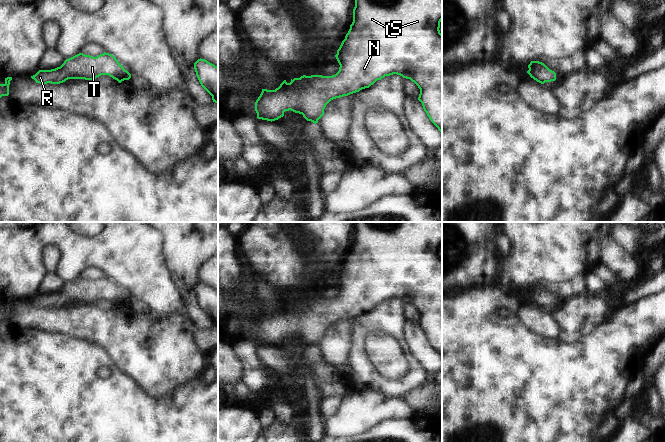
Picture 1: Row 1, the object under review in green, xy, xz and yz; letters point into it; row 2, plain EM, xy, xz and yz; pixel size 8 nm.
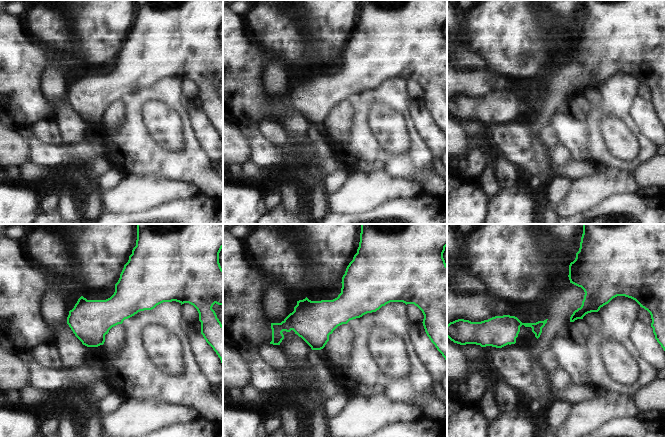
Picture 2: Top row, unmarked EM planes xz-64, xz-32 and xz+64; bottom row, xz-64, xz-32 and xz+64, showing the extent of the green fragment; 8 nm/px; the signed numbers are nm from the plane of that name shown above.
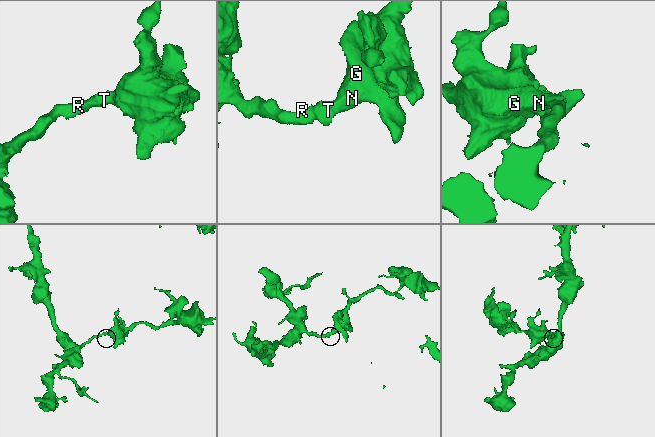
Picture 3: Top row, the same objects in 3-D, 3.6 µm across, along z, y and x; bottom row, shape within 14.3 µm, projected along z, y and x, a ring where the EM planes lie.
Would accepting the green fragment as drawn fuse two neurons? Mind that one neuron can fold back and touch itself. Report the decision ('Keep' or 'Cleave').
Keep

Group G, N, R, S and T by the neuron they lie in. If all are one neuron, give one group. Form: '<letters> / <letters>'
G N R S T

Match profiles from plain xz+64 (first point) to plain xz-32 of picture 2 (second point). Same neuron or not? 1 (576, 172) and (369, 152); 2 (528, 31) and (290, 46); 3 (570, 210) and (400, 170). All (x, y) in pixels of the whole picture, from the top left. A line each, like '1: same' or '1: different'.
1: different
2: same
3: different

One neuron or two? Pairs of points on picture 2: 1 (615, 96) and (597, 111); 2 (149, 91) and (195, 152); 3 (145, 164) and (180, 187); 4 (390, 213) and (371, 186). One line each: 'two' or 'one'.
1: one
2: one
3: two
4: two

